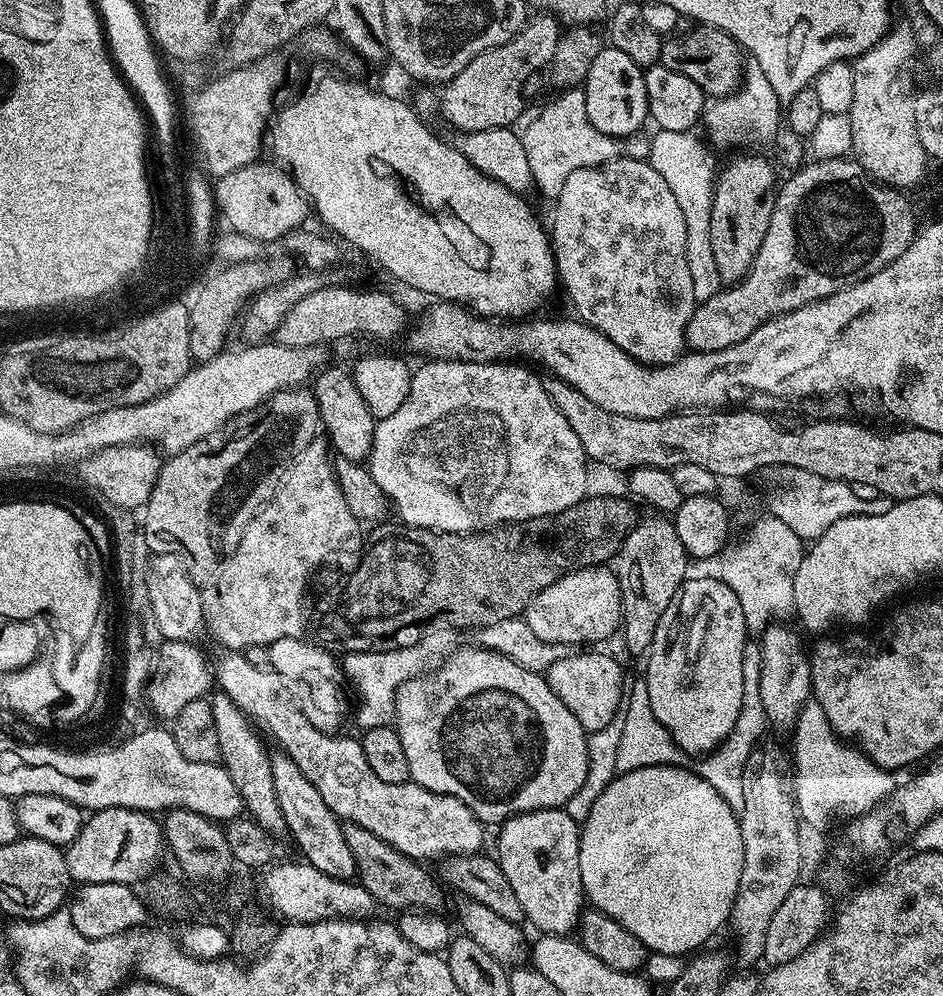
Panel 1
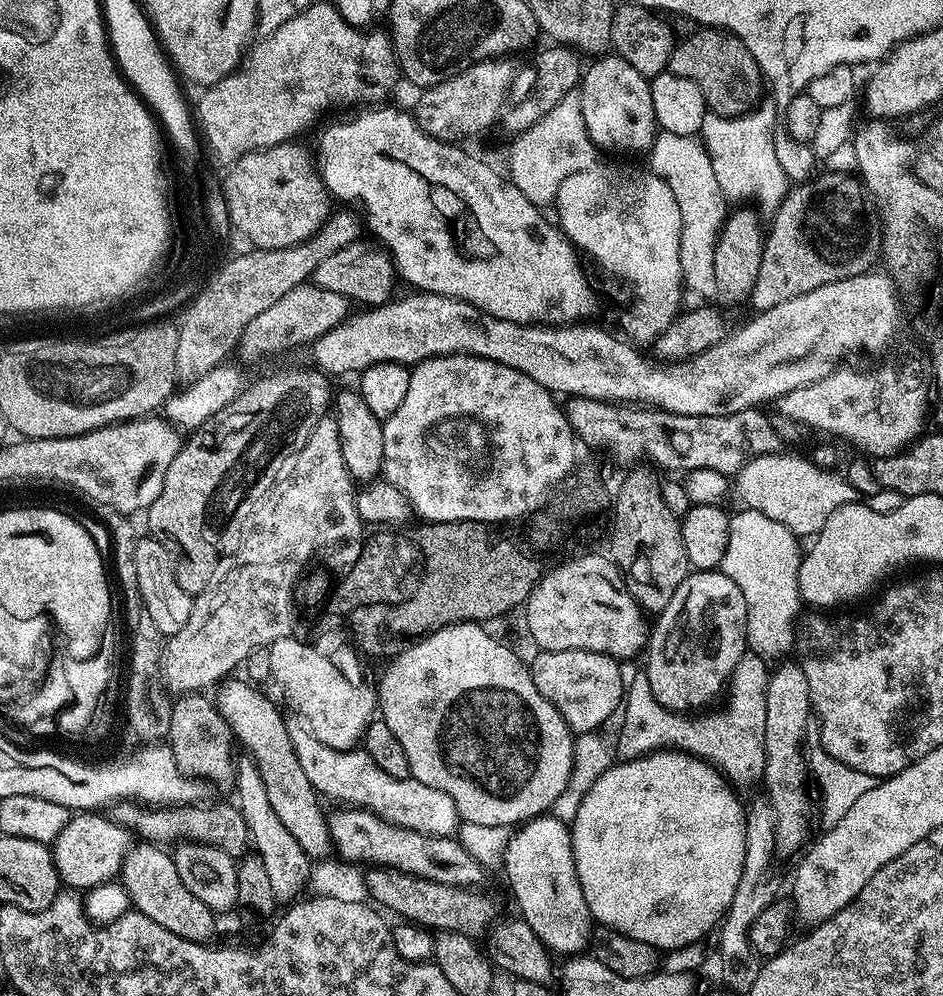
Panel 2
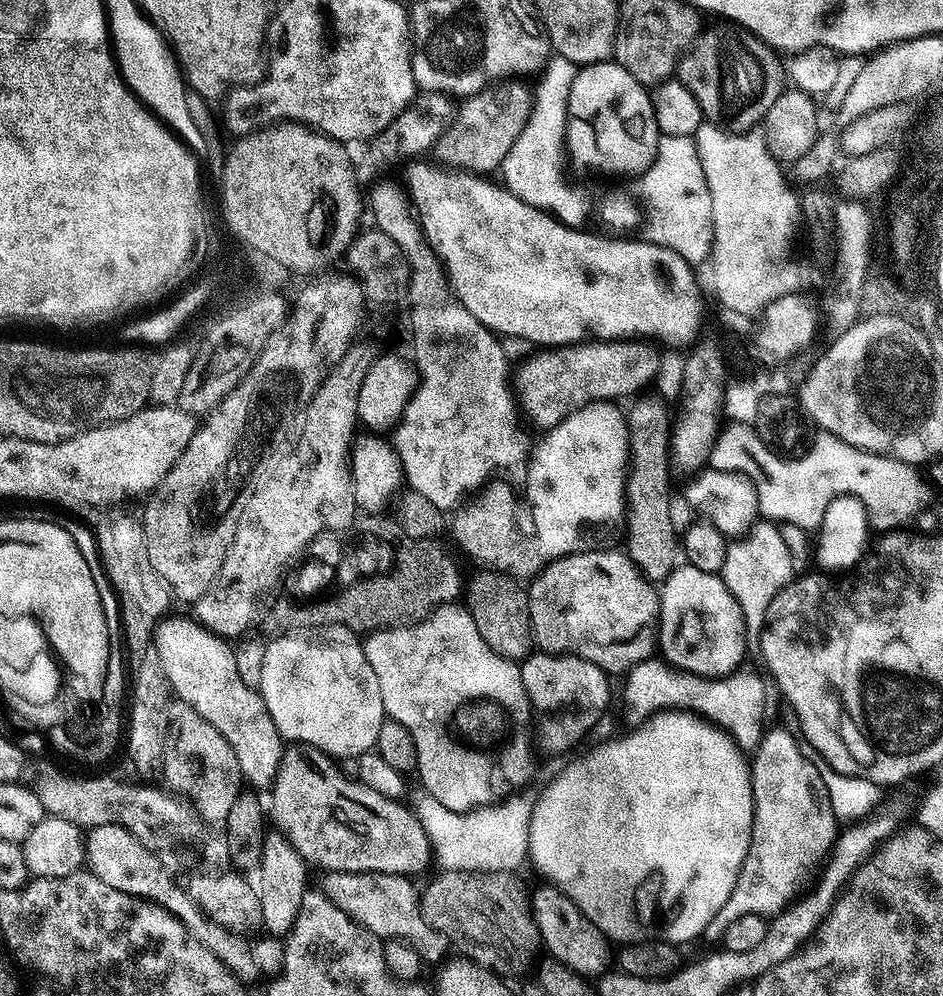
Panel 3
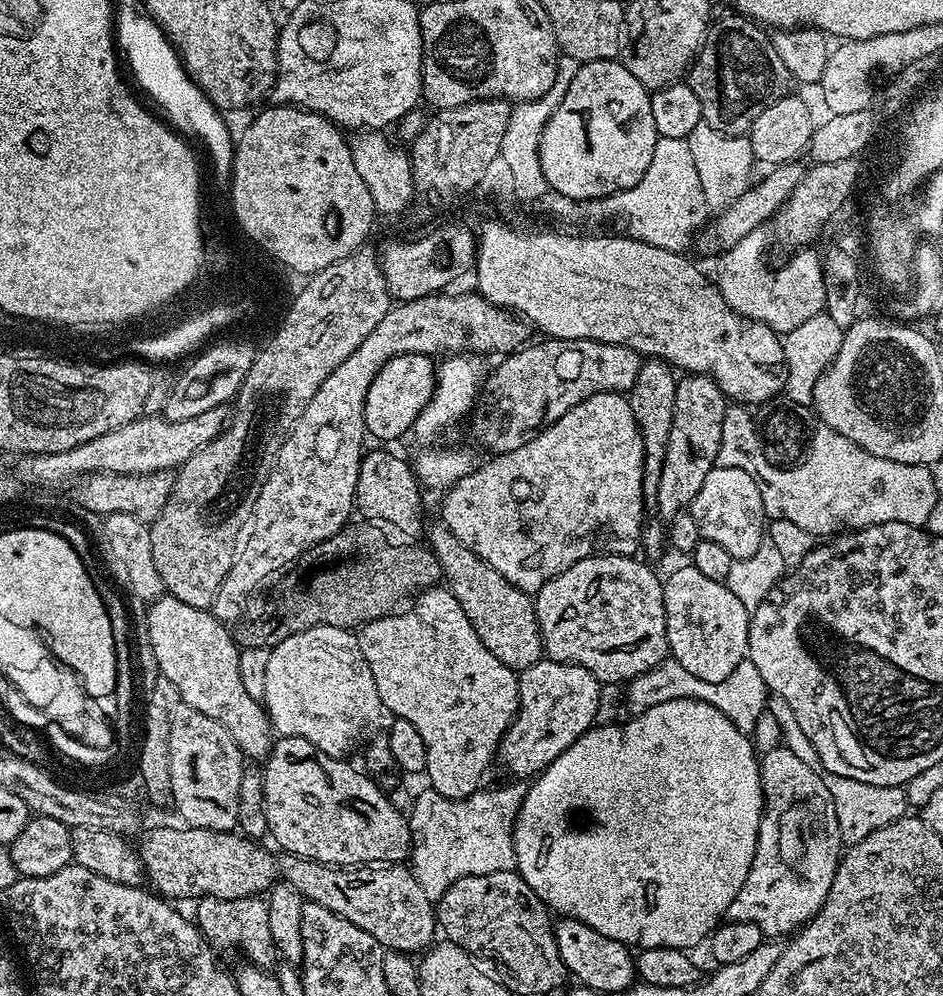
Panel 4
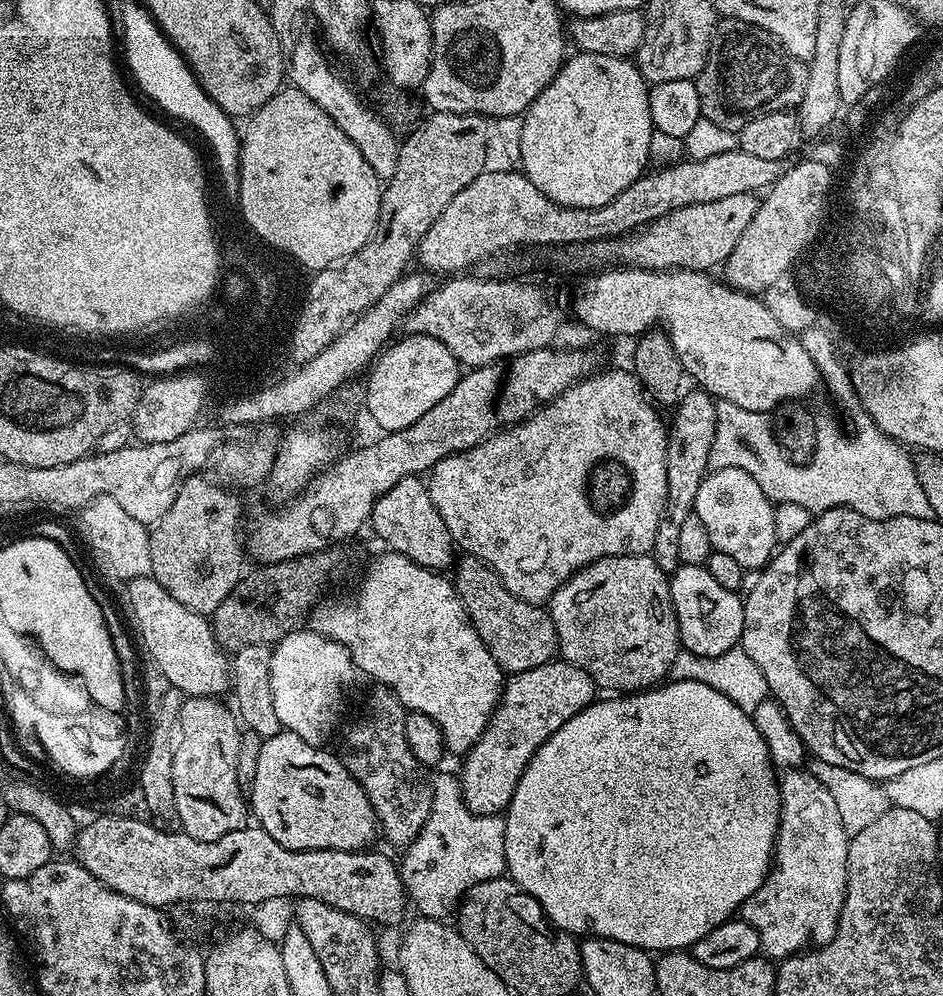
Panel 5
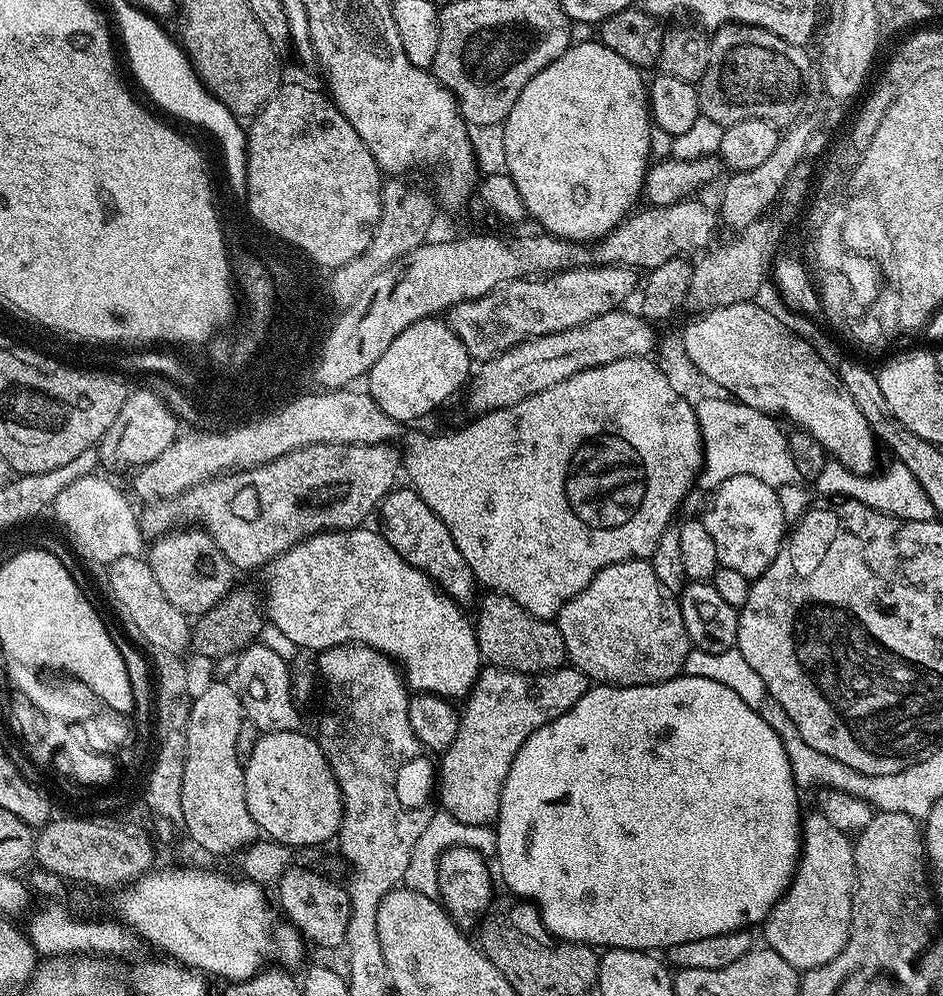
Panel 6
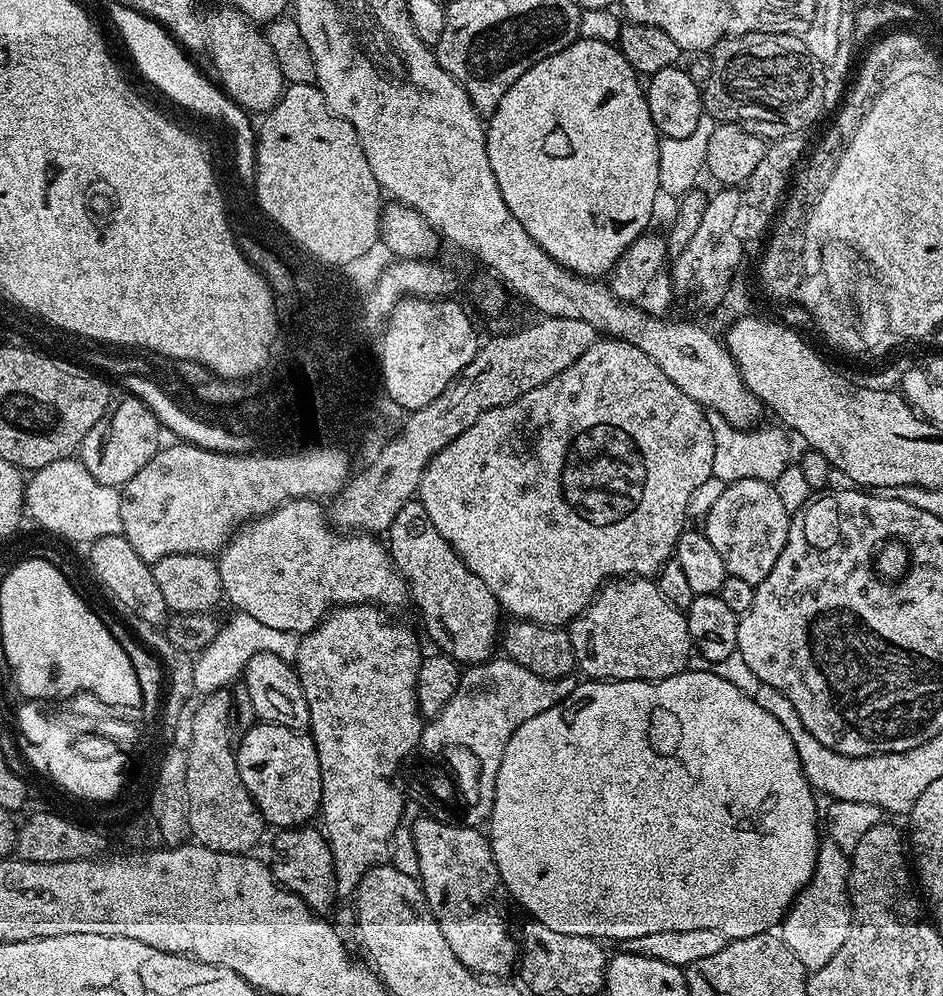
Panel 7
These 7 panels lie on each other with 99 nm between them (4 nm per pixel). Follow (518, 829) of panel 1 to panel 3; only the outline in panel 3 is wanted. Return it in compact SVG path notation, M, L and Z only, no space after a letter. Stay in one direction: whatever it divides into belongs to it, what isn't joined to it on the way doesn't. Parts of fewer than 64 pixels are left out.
M559 886L547 887L531 889L530 892L532 917L540 935L540 944L546 950L544 952L585 978L596 978L607 973L610 968L608 937L602 935L598 926L594 926L594 922L590 922L590 918L586 918L586 914L582 914L578 906L574 906L574 902Z

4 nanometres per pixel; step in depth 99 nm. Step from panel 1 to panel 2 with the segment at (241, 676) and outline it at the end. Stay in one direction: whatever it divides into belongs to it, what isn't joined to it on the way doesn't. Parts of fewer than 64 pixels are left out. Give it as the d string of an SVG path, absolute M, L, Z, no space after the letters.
M293 731L292 741L306 778L310 778L312 787L323 797L326 795L334 800L342 800L340 802L346 806L366 808L392 824L427 836L452 836L457 831L461 818L450 794L442 794L442 790L434 790L434 786L426 786L411 778L392 778L363 750L331 749L323 745L311 731Z

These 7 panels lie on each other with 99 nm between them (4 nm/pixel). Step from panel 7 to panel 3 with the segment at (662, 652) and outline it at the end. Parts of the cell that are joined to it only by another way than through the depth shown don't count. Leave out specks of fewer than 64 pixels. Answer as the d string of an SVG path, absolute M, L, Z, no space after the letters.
M620 550L608 551L564 556L536 573L529 583L533 584L526 588L532 639L541 652L581 656L586 662L597 664L603 672L627 674L636 664L649 659L657 647L660 598L657 589L641 576L627 554Z

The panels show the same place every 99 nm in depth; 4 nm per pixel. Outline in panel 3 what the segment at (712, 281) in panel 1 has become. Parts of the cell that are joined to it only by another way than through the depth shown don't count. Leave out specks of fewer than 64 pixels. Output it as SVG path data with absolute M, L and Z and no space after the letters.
M661 136L654 162L643 172L643 180L644 198L652 211L646 216L651 243L674 250L690 265L702 263L711 254L711 198L693 137Z

